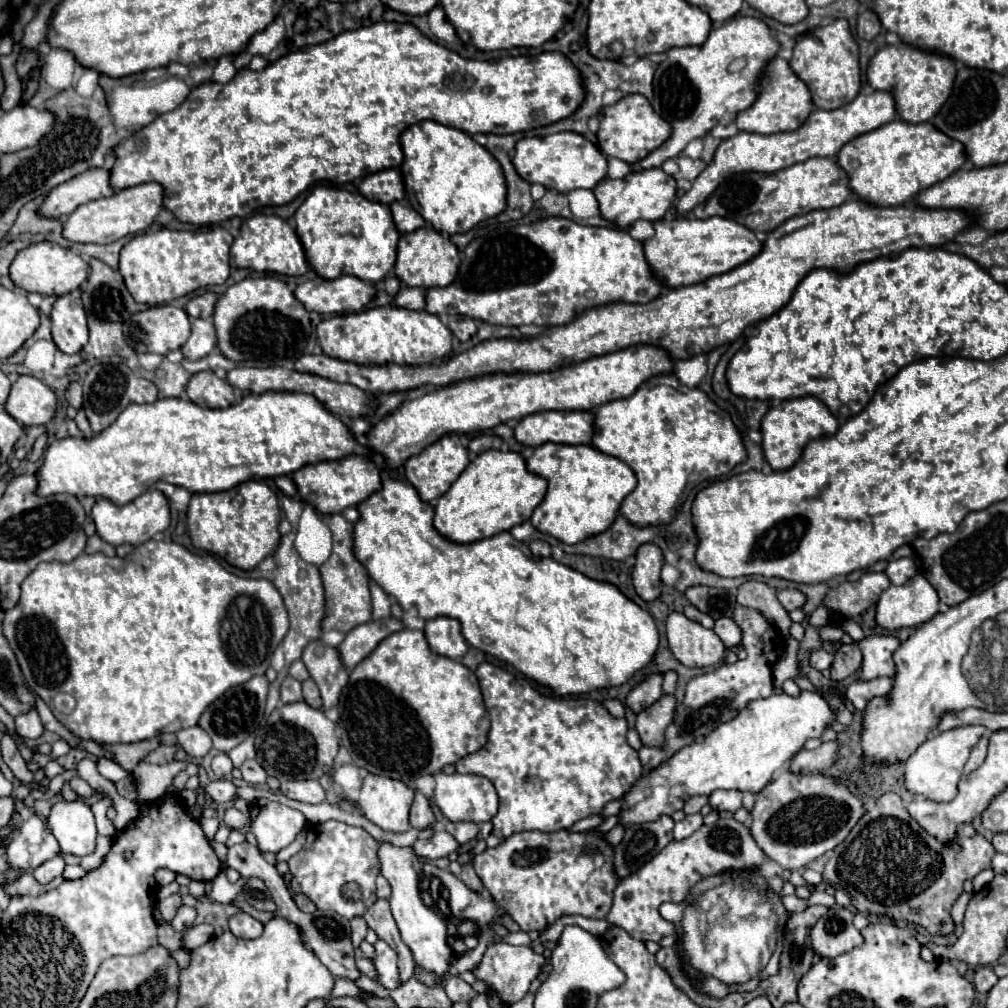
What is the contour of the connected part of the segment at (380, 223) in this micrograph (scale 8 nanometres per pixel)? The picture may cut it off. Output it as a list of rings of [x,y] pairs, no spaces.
[[[317,186],[297,208],[295,222],[307,262],[321,278],[353,274],[365,282],[379,282],[395,264],[399,232],[387,204],[371,202],[341,188]]]

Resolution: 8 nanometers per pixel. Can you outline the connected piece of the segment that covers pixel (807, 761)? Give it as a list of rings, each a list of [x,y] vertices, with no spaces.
[[[823,742],[815,750],[801,750],[789,762],[789,770],[793,774],[813,774],[829,768],[837,758],[837,742]]]

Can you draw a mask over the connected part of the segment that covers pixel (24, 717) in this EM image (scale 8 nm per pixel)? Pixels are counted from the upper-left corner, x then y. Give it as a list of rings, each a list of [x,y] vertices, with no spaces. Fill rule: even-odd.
[[[35,708],[17,716],[15,726],[19,730],[19,736],[23,736],[23,738],[39,738],[43,734],[43,724],[41,724]]]

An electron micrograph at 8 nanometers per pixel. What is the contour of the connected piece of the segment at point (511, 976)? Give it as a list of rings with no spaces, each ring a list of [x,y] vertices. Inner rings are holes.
[[[497,942],[497,944],[489,946],[489,950],[485,952],[483,962],[477,966],[475,974],[479,980],[487,982],[505,1004],[513,1004],[529,992],[529,986],[539,976],[543,962],[545,962],[545,958],[541,954],[535,954],[531,946],[513,946],[507,942]]]

